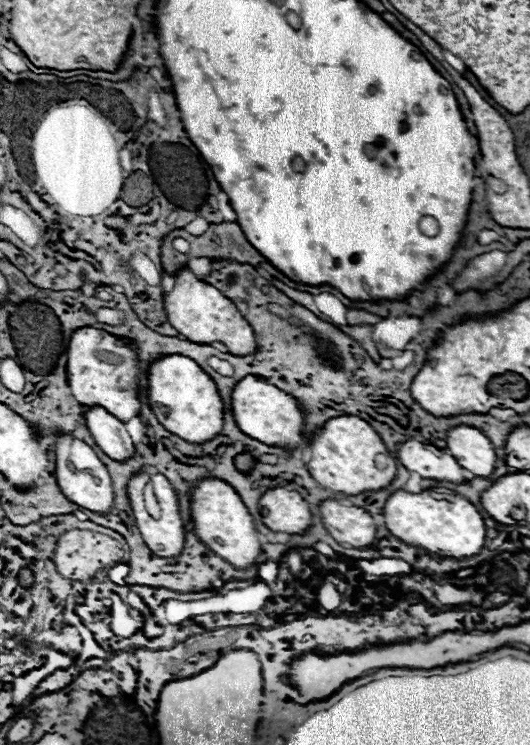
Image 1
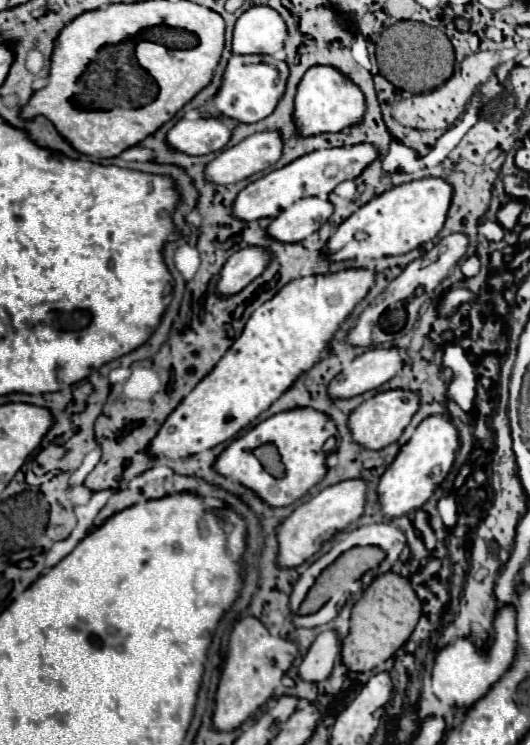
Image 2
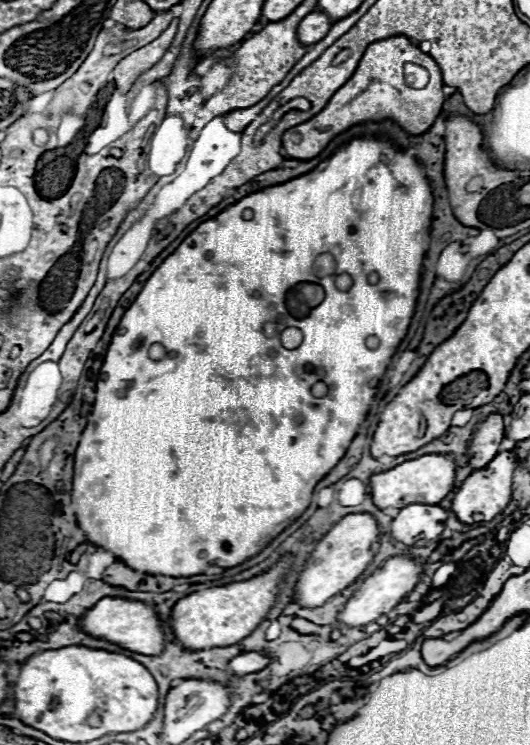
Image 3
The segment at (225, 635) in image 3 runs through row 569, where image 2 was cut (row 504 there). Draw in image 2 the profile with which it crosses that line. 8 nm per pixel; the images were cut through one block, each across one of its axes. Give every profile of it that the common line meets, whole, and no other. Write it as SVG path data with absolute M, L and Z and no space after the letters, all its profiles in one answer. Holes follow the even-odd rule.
M290 408L290 410L278 412L270 418L266 418L264 422L250 428L244 436L238 436L236 440L232 440L228 444L228 448L218 456L216 470L220 474L228 476L230 480L236 480L238 484L248 486L270 506L290 506L296 500L300 500L312 486L316 486L318 482L324 480L328 466L326 466L326 458L322 458L322 444L330 436L338 436L338 428L330 420L330 416L326 416L314 408ZM266 442L274 442L278 446L282 462L286 466L284 478L272 478L262 468L258 458L254 458L252 450Z

